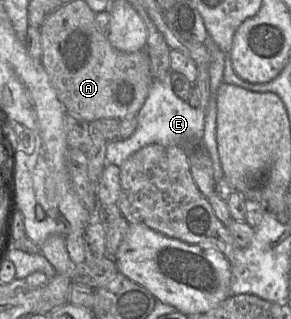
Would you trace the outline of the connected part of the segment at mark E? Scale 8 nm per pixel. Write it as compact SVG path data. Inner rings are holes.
M170 76L153 80L147 98L136 117L137 126L130 137L123 140L114 139L107 143L107 163L120 167L136 151L154 143L181 146L187 152L202 144L205 111L199 107L193 108L187 101L180 99L173 91Z

